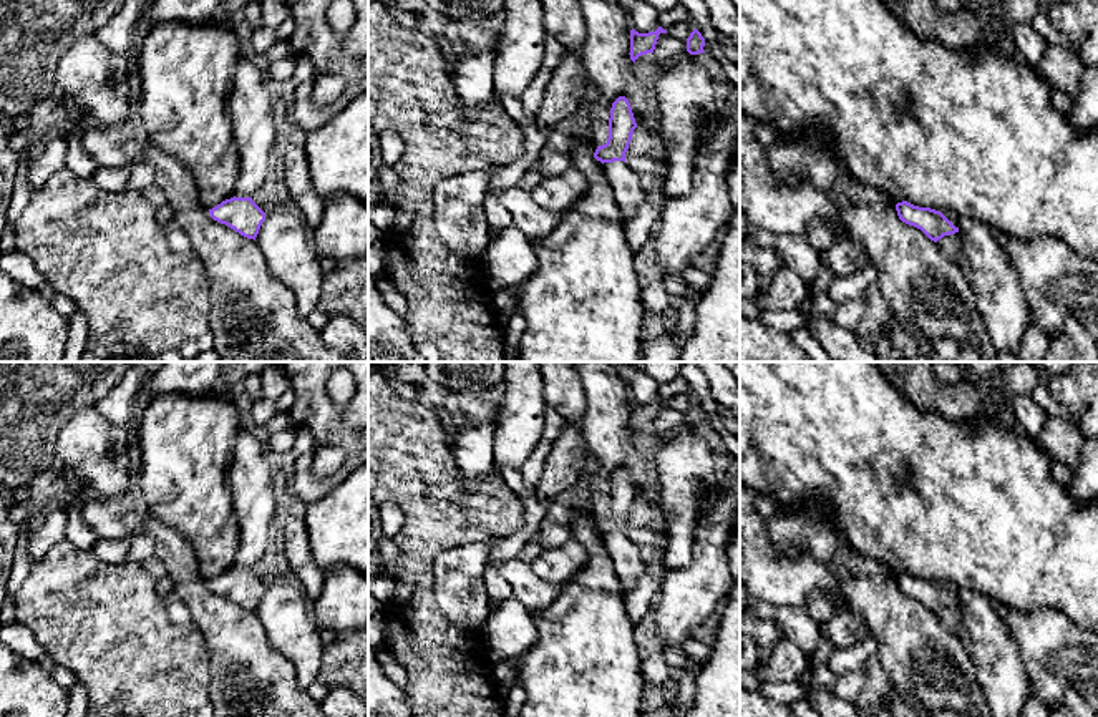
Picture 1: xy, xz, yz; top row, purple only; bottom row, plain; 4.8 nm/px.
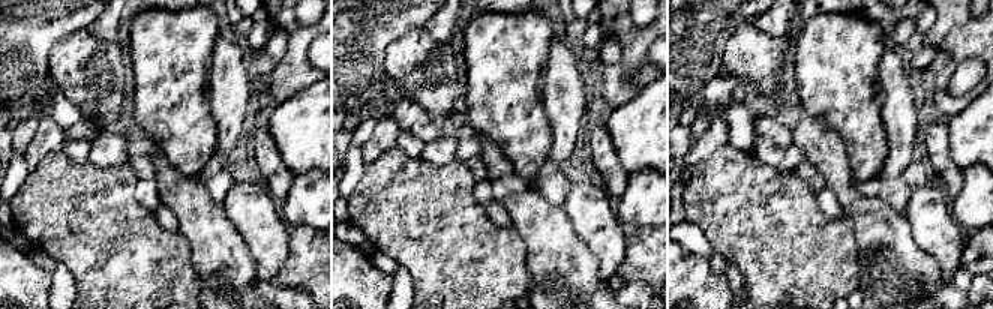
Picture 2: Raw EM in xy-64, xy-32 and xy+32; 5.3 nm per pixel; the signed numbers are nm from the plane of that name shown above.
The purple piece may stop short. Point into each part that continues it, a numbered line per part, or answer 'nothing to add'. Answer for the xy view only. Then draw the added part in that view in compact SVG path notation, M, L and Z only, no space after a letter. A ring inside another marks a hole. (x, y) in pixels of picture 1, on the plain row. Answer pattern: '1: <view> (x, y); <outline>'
nothing to add

